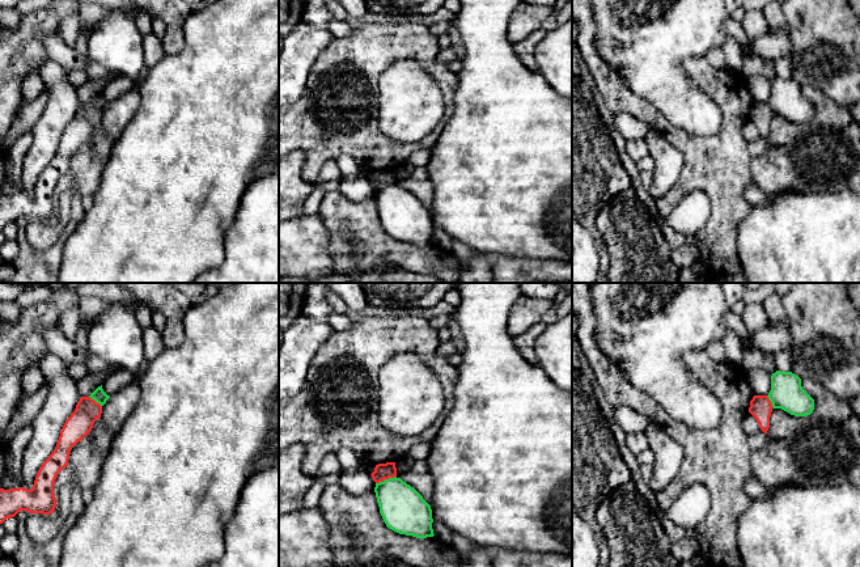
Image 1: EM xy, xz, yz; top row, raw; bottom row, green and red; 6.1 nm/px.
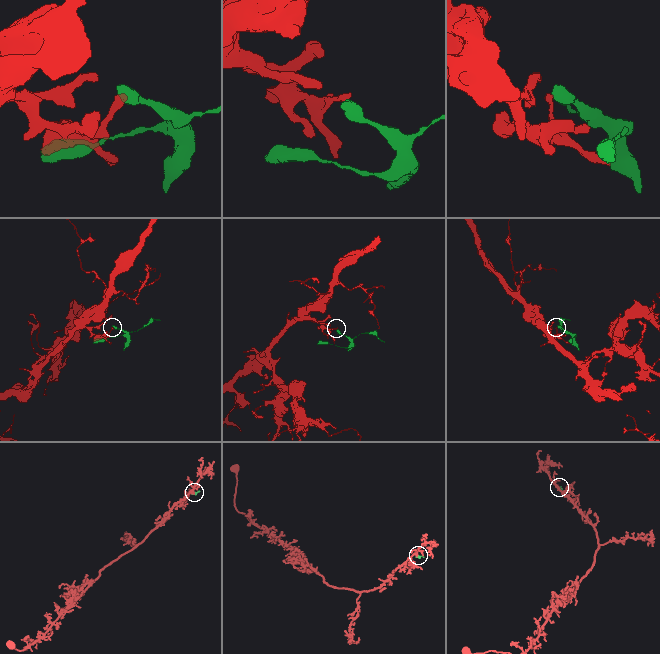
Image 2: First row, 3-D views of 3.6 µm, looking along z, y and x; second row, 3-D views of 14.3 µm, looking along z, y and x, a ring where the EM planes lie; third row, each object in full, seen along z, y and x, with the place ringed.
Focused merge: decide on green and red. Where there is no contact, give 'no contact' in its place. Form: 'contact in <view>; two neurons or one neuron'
contact in xz; two neurons

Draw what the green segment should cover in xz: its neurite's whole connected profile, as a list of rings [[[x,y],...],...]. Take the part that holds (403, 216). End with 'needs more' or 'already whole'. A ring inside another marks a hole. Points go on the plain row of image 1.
[[[389,185],[374,194],[386,233],[416,245],[433,244],[432,216],[423,203],[401,185]]]; already whole

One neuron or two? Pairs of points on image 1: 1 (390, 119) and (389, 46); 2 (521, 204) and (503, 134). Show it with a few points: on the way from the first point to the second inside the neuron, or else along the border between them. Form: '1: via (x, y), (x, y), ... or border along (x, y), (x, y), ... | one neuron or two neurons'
1: border along (419, 62), (395, 60), (381, 75), (377, 96) | two neurons
2: via (504, 187), (503, 151) | one neuron

